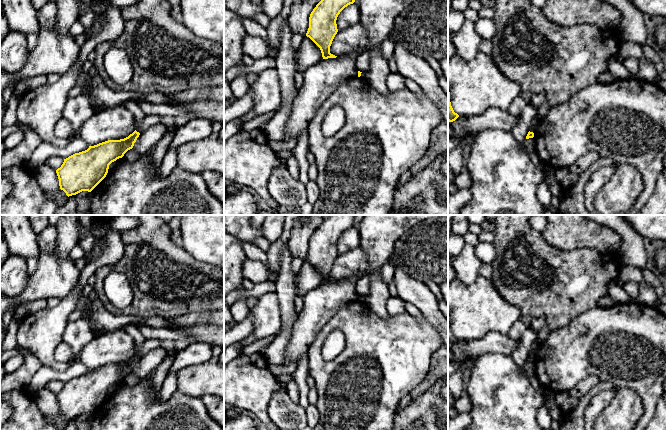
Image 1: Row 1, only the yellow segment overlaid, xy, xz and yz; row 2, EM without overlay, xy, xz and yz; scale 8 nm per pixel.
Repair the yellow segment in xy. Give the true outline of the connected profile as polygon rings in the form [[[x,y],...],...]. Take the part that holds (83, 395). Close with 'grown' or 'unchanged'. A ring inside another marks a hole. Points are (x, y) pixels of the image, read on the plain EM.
[[[135,354],[124,363],[89,370],[87,374],[64,383],[56,394],[60,413],[68,421],[82,415],[91,416],[106,401],[109,389],[133,372],[139,359]]] | unchanged

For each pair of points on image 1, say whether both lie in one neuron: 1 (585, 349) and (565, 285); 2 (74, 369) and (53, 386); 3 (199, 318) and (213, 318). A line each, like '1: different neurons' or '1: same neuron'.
1: different neurons
2: different neurons
3: same neuron

